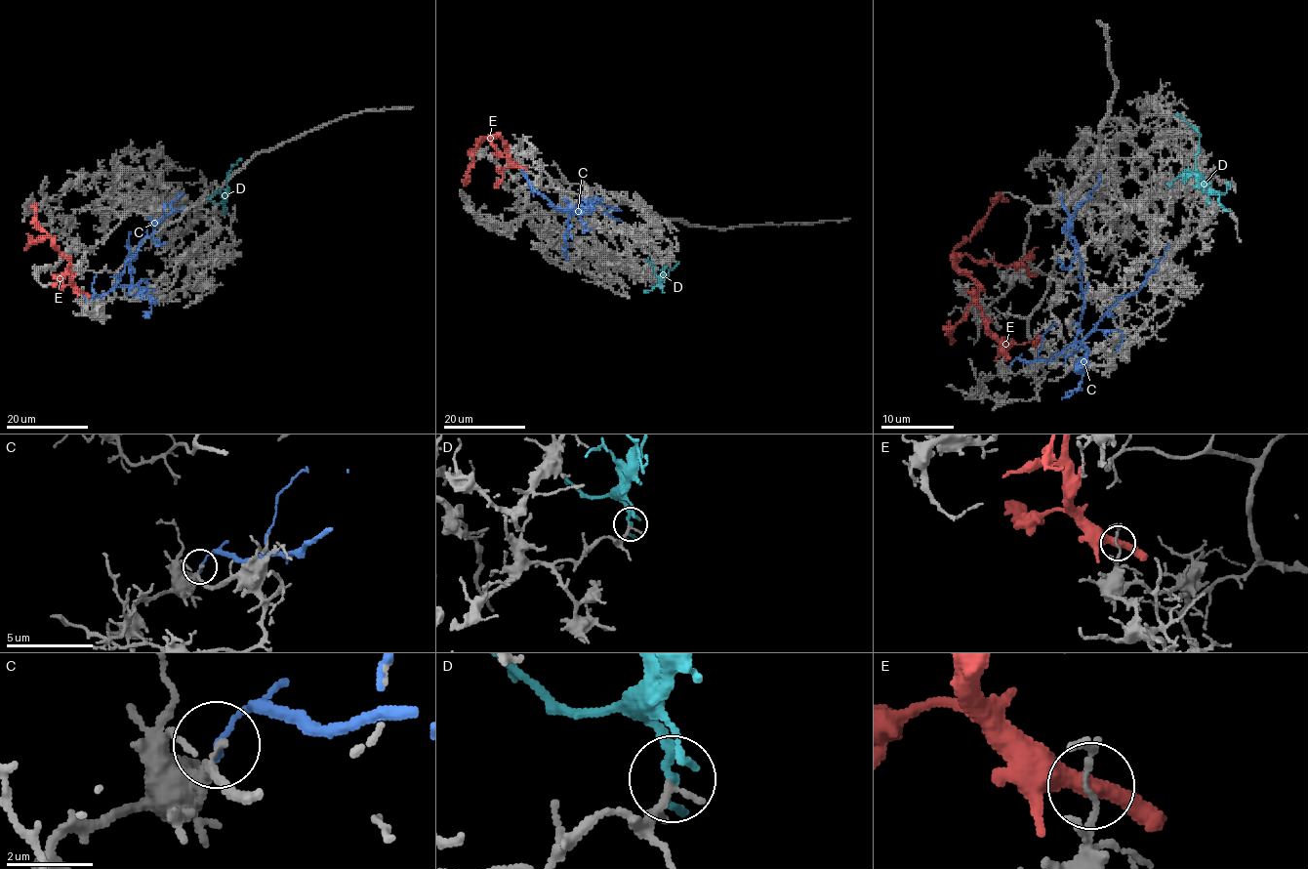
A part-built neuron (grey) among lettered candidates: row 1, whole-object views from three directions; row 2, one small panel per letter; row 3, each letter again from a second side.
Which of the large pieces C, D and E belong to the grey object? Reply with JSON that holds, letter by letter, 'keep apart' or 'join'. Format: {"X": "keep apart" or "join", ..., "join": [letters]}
{"C": "keep apart", "D": "join", "E": "keep apart", "join": ["D"]}

